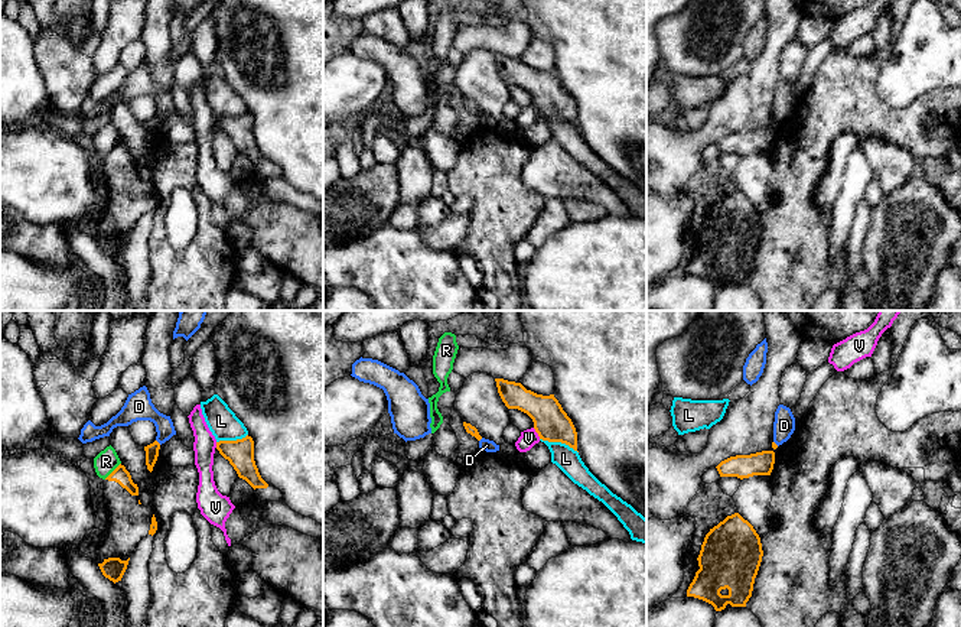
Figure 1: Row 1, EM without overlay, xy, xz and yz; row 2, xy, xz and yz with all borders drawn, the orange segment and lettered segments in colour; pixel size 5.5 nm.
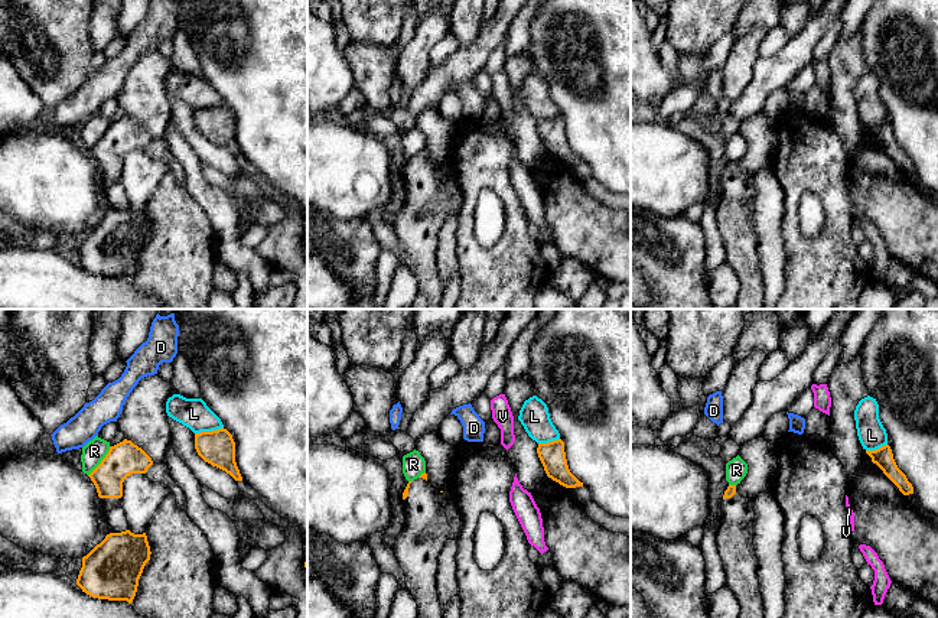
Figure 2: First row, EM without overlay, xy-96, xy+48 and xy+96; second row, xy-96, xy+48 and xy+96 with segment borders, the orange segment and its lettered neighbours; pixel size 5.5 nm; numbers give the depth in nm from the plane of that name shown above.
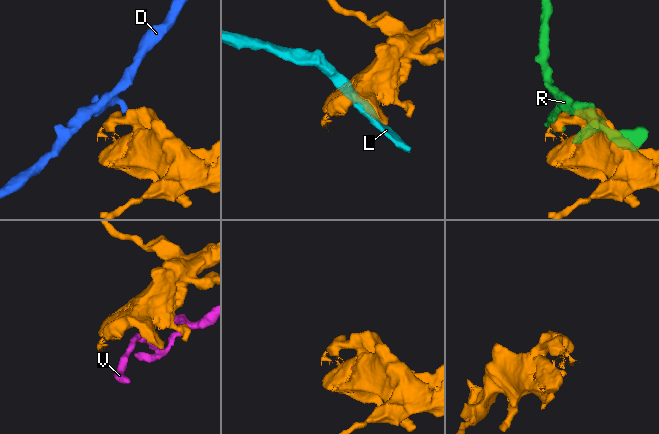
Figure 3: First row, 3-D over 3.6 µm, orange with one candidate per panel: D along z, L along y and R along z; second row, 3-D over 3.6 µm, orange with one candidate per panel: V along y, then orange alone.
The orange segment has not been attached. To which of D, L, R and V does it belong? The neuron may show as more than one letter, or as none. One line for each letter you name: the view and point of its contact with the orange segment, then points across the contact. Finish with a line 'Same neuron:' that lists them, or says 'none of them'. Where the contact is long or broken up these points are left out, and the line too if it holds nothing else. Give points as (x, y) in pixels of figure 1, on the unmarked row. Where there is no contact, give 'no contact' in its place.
Same neuron: none of them

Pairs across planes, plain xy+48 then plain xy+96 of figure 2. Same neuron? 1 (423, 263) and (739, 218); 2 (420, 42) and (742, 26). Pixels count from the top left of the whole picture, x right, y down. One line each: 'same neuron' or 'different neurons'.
1: same neuron
2: different neurons

